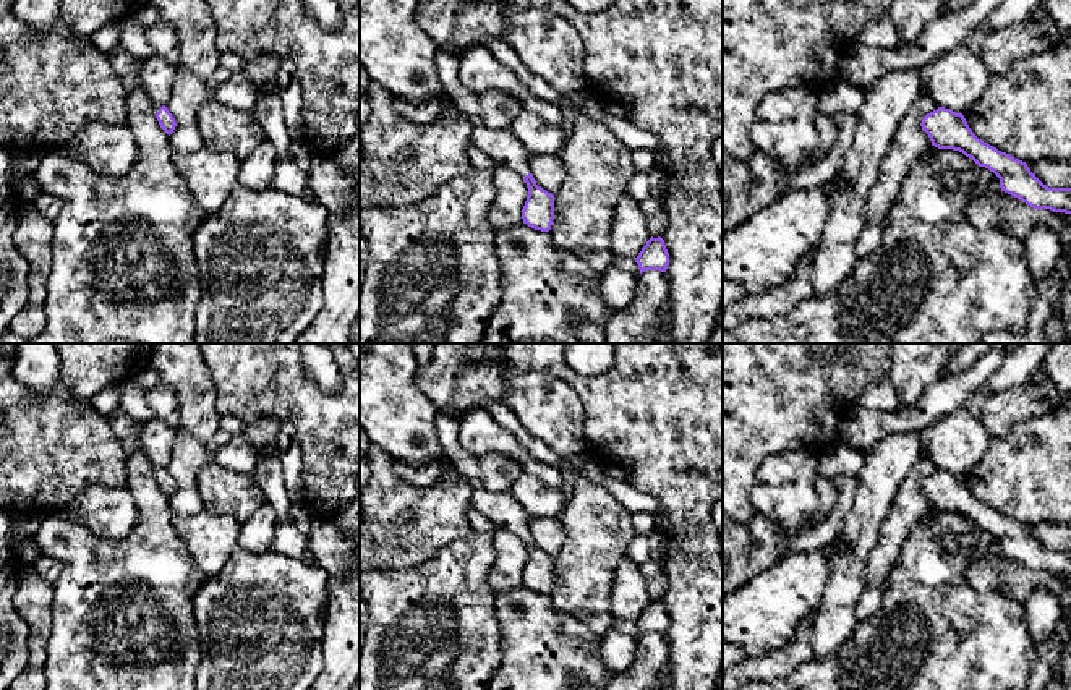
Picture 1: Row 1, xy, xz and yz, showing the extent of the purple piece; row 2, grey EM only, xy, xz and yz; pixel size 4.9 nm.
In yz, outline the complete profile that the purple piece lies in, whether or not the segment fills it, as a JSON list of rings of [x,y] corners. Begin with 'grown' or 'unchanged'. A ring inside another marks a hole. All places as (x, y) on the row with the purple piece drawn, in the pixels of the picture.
unchanged; [[[938,107],[927,113],[920,123],[932,146],[953,149],[972,159],[1000,178],[1001,191],[1021,199],[1034,209],[1071,214],[1071,188],[1048,188],[1026,162],[979,139],[969,128],[962,113]]]

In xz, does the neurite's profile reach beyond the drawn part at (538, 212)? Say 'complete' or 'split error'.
split error

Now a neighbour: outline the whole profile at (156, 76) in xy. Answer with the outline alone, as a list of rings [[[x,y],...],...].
[[[151,55],[143,60],[138,81],[154,107],[162,107],[169,102],[177,75],[177,65],[162,57]]]

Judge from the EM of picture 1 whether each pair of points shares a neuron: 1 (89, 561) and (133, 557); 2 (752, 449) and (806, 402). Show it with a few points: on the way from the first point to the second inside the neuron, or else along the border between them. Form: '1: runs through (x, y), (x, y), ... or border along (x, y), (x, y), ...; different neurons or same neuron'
1: runs through (101, 561), (122, 561); same neuron
2: runs through (765, 436), (793, 408); same neuron

